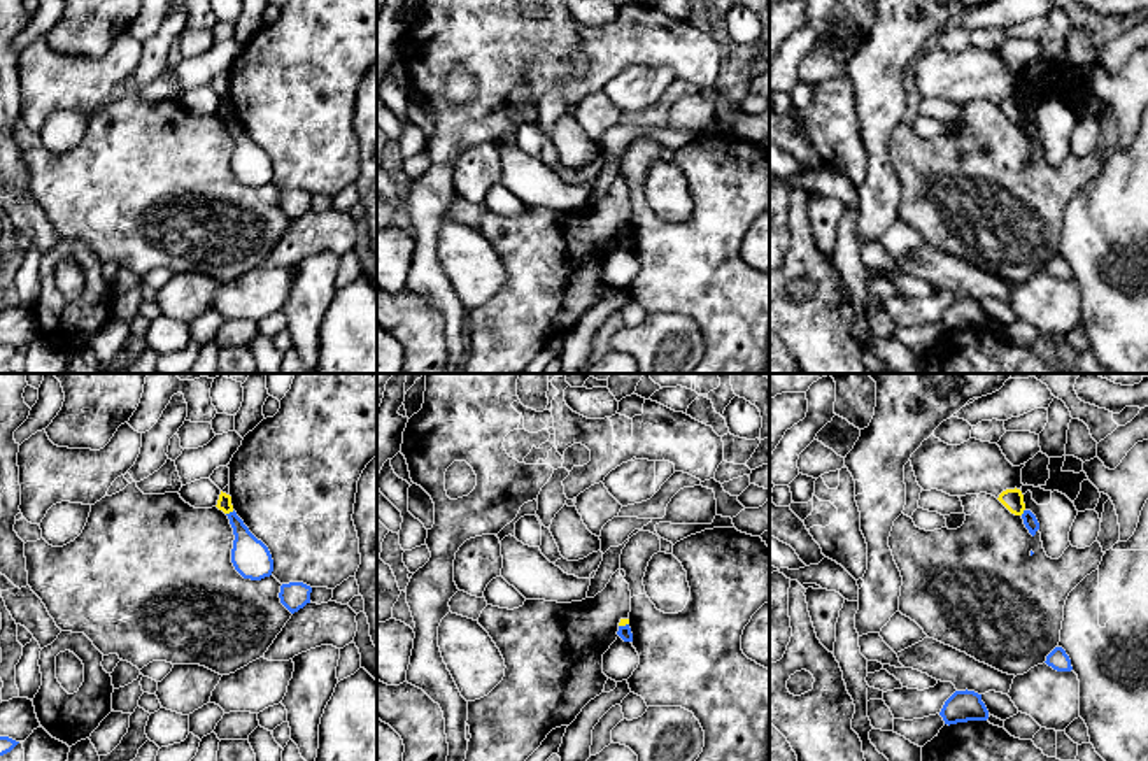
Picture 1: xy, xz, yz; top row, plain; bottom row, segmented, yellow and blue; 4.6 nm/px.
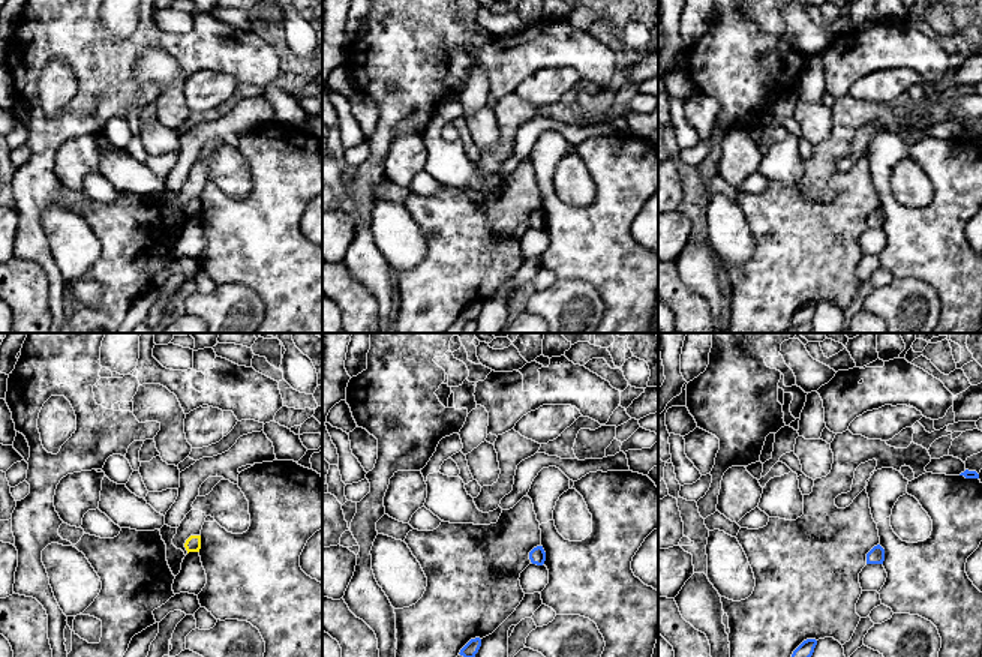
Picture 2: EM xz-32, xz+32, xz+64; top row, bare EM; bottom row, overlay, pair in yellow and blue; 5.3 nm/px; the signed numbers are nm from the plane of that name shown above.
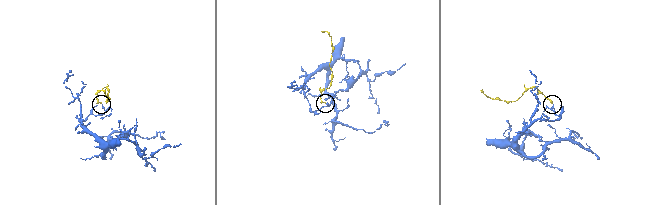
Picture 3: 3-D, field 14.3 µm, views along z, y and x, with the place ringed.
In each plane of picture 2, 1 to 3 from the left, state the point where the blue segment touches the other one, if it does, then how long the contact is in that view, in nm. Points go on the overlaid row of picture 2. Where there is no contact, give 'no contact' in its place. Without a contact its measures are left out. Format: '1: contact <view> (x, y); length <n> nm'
1: no contact
2: no contact
3: no contact

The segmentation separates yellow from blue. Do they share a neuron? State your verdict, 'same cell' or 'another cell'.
another cell

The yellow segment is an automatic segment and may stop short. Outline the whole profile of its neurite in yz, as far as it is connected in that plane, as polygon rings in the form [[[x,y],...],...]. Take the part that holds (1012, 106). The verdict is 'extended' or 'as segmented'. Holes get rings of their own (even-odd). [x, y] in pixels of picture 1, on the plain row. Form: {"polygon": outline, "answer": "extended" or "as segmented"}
{"polygon": [[[1017,95],[1003,98],[997,107],[1015,123],[1022,123],[1025,117],[1024,102]]], "answer": "as segmented"}

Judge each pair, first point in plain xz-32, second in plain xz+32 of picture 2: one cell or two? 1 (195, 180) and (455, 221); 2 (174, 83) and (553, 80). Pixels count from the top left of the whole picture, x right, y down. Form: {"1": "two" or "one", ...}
{"1": "one", "2": "two"}

